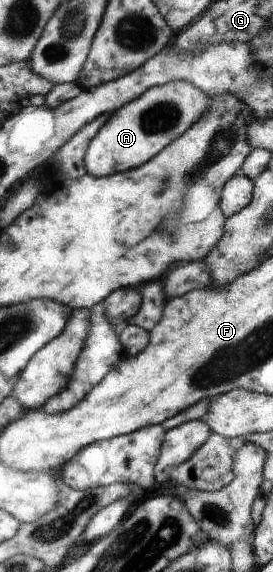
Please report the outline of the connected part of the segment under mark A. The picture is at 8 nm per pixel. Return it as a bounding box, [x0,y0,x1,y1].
[84,81,208,177]

